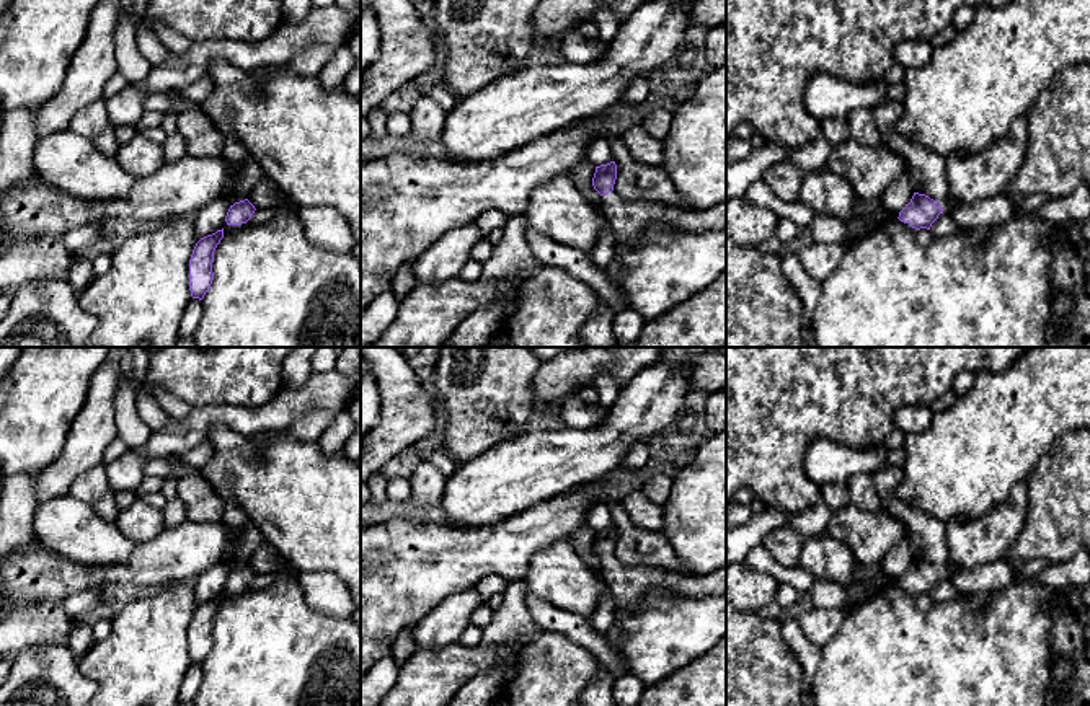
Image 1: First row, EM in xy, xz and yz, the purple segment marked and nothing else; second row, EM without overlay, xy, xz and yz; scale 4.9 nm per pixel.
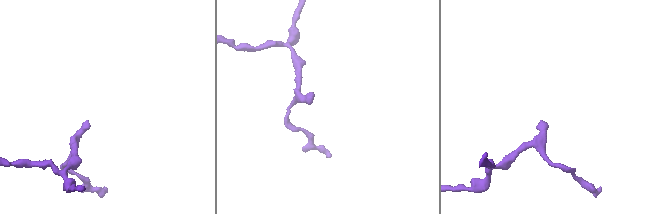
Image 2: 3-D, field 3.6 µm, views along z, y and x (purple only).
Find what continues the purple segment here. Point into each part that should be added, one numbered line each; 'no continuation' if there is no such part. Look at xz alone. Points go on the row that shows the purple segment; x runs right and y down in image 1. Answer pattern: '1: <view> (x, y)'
1: xz (629, 220)

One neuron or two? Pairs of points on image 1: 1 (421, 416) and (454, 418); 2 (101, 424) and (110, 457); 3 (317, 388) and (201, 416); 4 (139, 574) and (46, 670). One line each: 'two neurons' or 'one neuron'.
1: two neurons
2: two neurons
3: one neuron
4: two neurons

